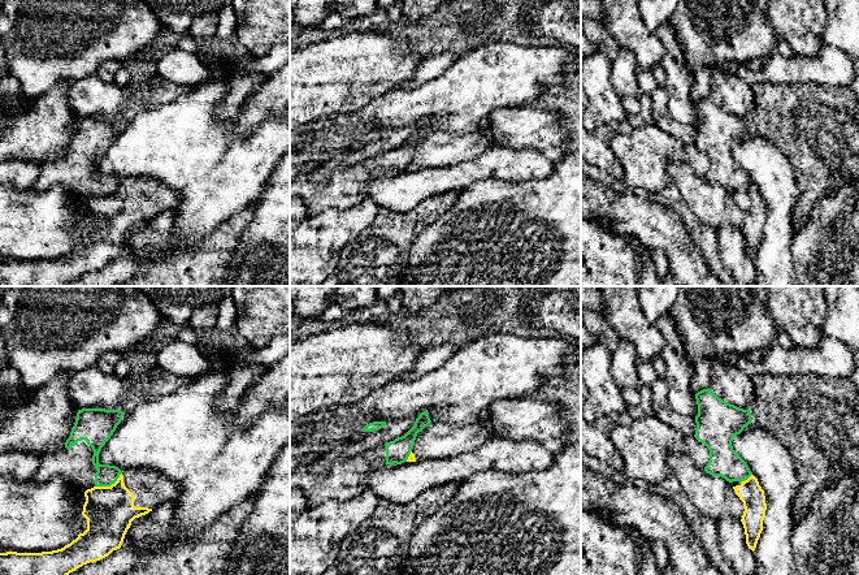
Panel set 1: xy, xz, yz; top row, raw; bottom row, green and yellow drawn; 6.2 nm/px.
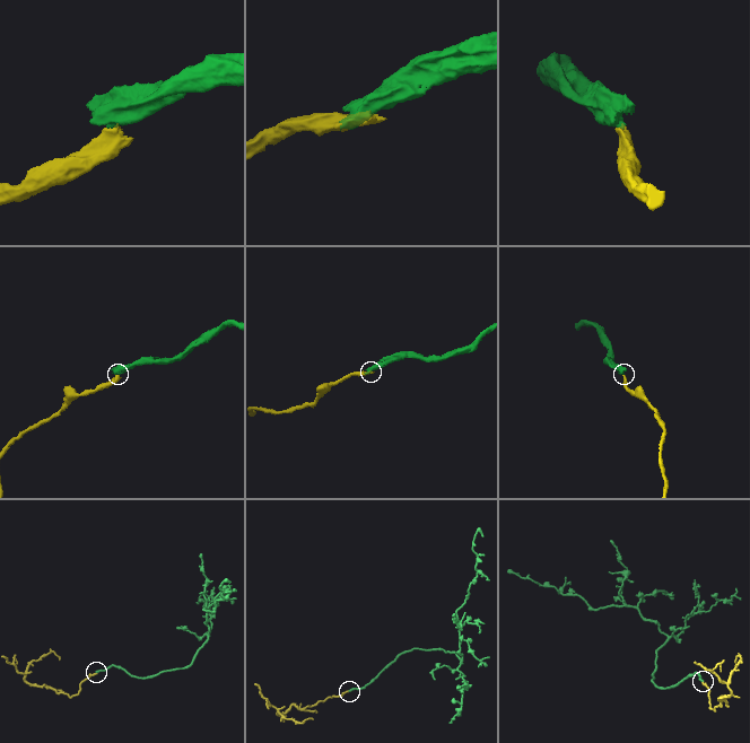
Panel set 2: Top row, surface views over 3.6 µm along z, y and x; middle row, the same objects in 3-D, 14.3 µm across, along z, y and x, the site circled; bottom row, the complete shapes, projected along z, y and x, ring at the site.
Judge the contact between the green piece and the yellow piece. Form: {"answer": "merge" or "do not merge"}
{"answer": "do not merge"}

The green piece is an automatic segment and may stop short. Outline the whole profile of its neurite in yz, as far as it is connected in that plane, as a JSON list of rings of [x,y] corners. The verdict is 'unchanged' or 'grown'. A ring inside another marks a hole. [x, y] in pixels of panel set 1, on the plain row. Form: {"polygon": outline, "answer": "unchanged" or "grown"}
{"polygon": [[[710,96],[695,103],[698,124],[694,146],[710,159],[704,180],[726,190],[745,190],[752,181],[733,159],[733,146],[739,143],[752,127],[750,118],[739,117],[716,105]]], "answer": "unchanged"}

